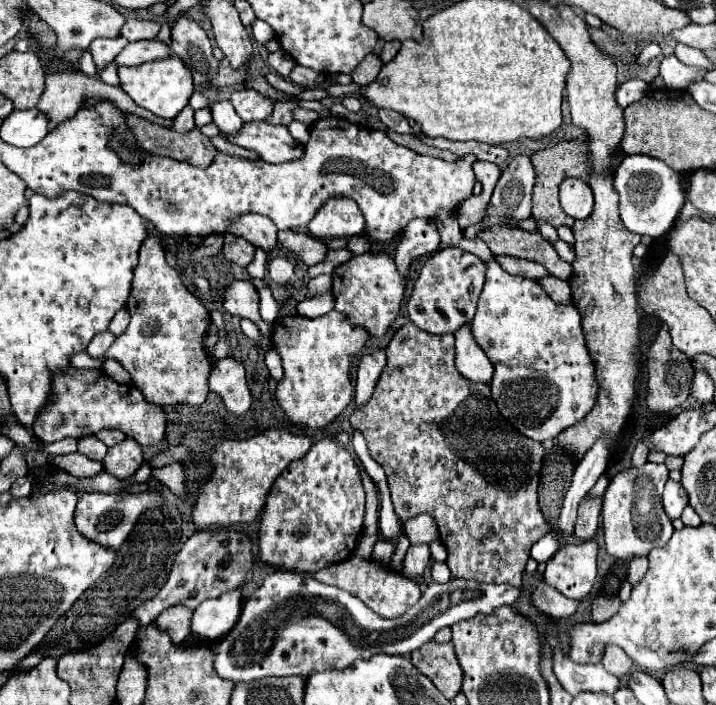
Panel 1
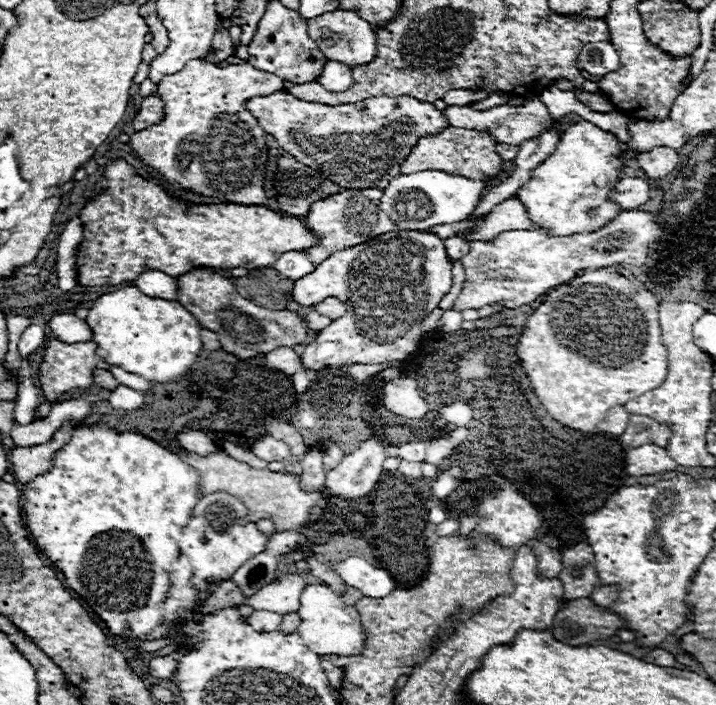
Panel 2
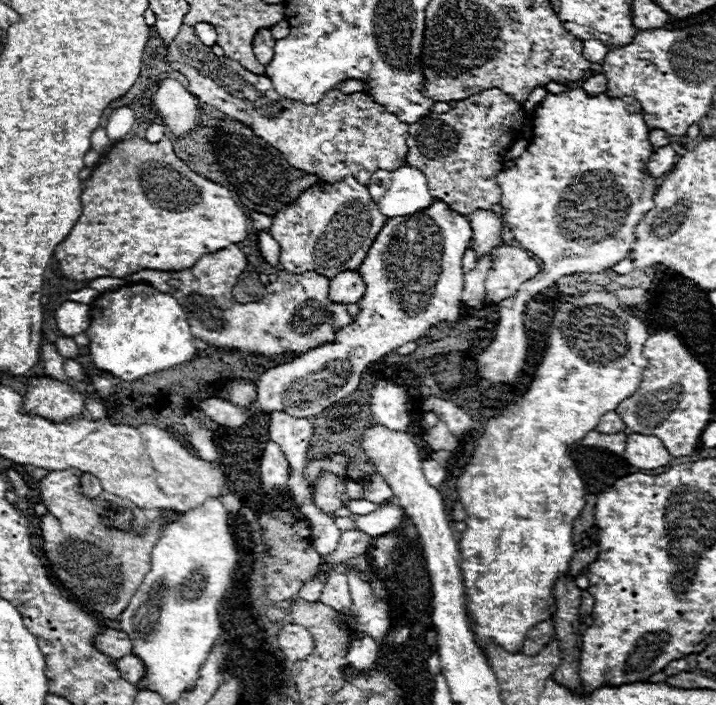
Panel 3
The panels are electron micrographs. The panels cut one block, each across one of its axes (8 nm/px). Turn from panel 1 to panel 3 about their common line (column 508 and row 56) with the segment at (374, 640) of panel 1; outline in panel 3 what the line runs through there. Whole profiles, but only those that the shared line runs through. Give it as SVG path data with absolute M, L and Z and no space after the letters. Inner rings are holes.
M584 40L582 46L584 46L584 54L586 54L586 58L590 58L590 62L602 62L608 52L608 48L598 40Z

